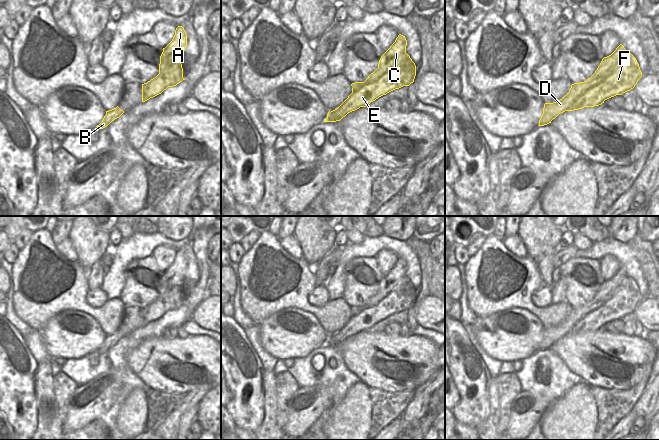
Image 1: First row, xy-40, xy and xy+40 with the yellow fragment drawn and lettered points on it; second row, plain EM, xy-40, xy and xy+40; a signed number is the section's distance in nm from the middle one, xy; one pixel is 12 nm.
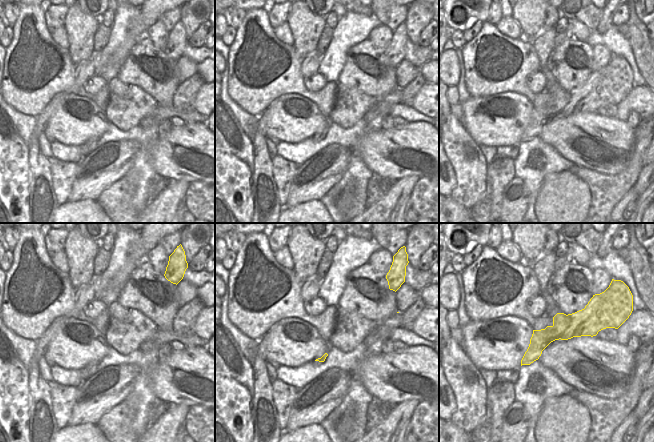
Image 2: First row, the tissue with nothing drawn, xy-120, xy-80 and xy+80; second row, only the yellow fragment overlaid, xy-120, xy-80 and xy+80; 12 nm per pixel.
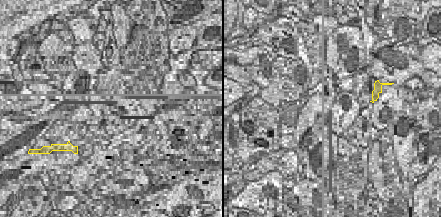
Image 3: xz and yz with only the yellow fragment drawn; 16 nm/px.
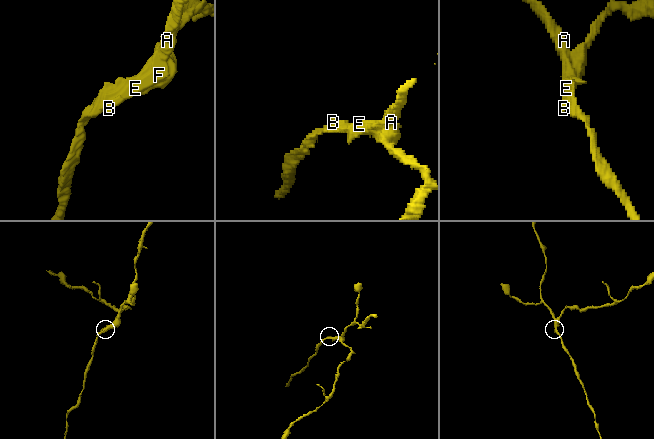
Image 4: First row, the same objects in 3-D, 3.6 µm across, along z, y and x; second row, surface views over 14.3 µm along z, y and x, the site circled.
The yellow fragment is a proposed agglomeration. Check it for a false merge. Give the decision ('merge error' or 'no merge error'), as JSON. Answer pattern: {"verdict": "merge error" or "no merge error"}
{"verdict": "merge error"}

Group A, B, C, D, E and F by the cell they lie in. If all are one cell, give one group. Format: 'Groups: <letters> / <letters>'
Groups: A B C D / E F.

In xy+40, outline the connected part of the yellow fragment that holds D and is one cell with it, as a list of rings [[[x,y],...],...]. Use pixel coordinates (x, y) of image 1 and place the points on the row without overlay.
[[[620,268],[611,279],[602,283],[597,294],[590,302],[584,306],[572,308],[569,316],[562,323],[553,327],[545,327],[543,338],[539,344],[538,350],[544,350],[551,347],[553,343],[566,334],[567,330],[576,321],[580,320],[582,317],[594,311],[606,301],[608,301],[626,276],[627,274],[624,272],[624,270]]]

